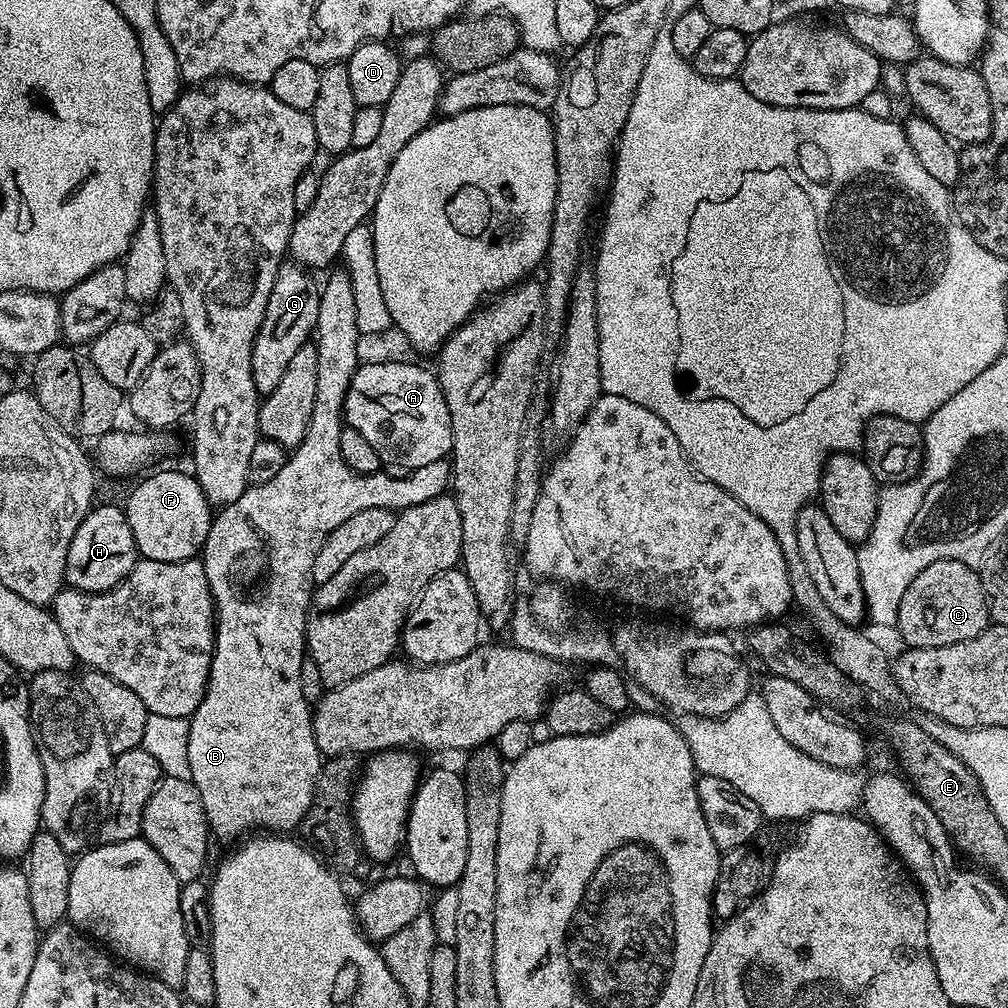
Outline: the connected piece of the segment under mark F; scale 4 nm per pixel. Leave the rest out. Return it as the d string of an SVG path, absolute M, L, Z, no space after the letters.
M156 472L153 476L145 475L145 480L128 496L126 511L130 534L134 534L136 551L145 560L178 562L193 559L203 549L210 534L213 505L208 503L195 475L185 472Z

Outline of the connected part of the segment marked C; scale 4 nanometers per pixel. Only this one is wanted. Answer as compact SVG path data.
M961 560L930 562L902 594L902 606L895 627L908 648L933 648L950 646L954 642L966 642L978 638L990 623L988 595L975 567Z

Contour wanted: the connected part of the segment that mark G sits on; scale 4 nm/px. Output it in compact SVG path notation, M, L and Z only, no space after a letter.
M285 262L280 265L274 278L274 290L270 290L270 302L266 302L266 314L254 338L250 358L254 386L260 391L261 397L269 396L278 387L290 358L294 358L294 354L298 354L298 350L313 339L318 322L320 288L308 276L311 276L309 269L295 262Z

